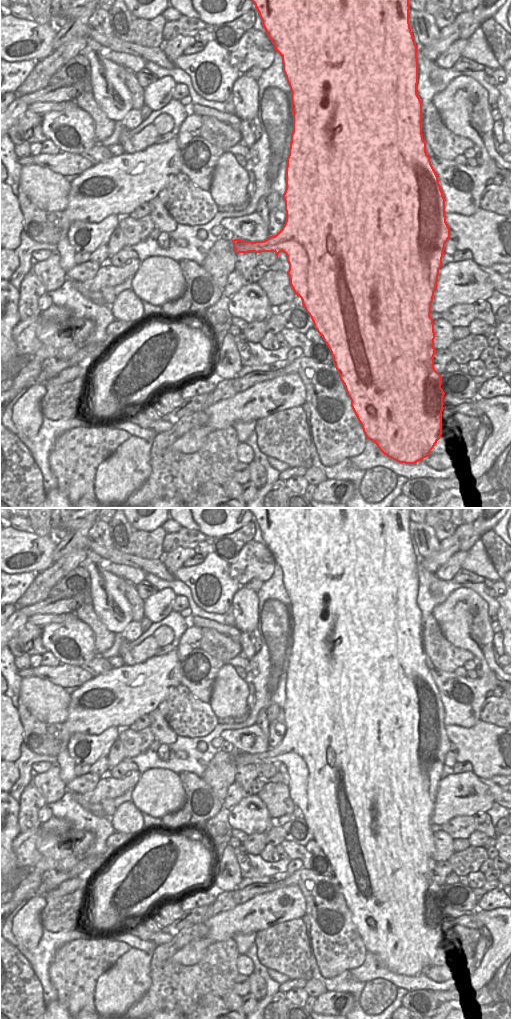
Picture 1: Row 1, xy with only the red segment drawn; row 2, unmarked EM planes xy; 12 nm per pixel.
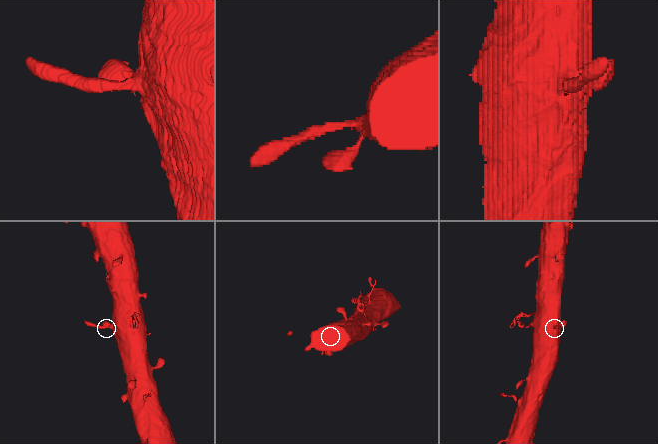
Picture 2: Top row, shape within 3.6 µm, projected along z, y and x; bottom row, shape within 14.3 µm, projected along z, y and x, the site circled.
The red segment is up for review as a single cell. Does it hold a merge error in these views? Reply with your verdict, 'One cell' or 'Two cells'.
One cell

